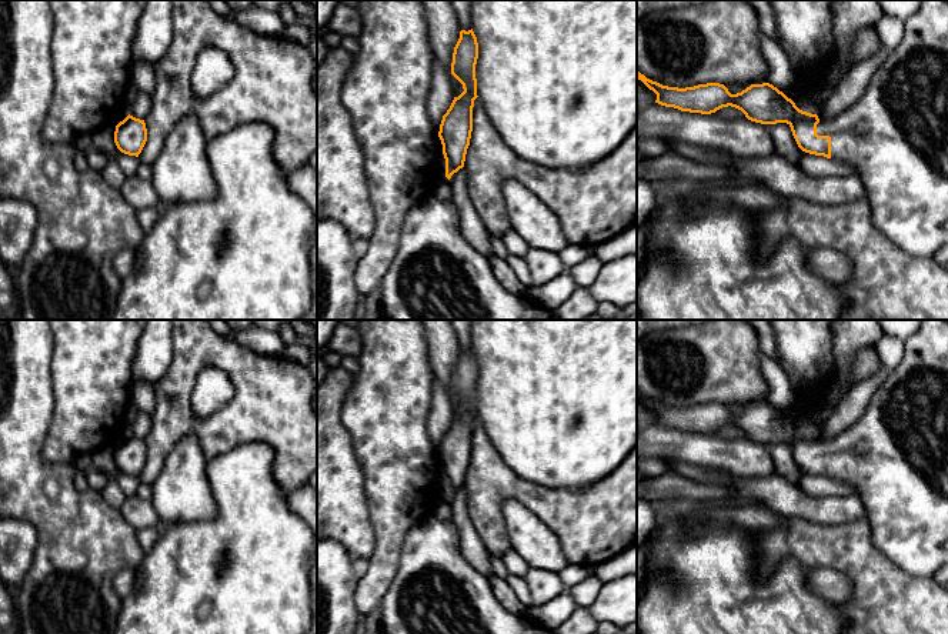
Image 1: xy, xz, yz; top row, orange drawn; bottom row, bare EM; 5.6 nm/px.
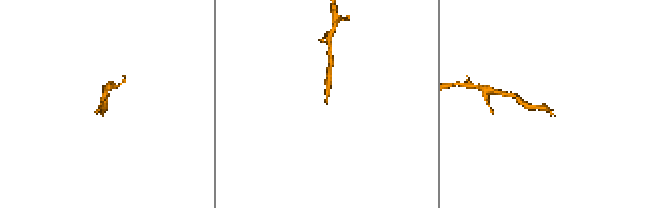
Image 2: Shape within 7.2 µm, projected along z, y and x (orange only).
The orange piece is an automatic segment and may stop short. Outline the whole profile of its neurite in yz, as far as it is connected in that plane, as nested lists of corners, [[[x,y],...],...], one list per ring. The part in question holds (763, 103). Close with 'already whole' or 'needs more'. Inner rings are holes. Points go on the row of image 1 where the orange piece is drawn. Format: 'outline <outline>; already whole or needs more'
outline [[[921,0],[919,9],[905,21],[902,41],[879,64],[862,96],[828,121],[821,121],[817,114],[800,110],[791,99],[770,83],[751,84],[741,93],[731,94],[720,83],[685,89],[668,87],[647,79],[638,70],[637,79],[657,94],[655,103],[665,107],[711,114],[731,106],[755,123],[787,123],[802,151],[848,163],[858,170],[865,184],[865,196],[848,203],[851,208],[865,217],[948,233],[948,0]]]; needs more

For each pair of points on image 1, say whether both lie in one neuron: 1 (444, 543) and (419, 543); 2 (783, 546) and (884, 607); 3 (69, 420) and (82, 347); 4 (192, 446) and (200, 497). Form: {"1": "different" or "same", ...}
{"1": "same", "2": "same", "3": "same", "4": "same"}

